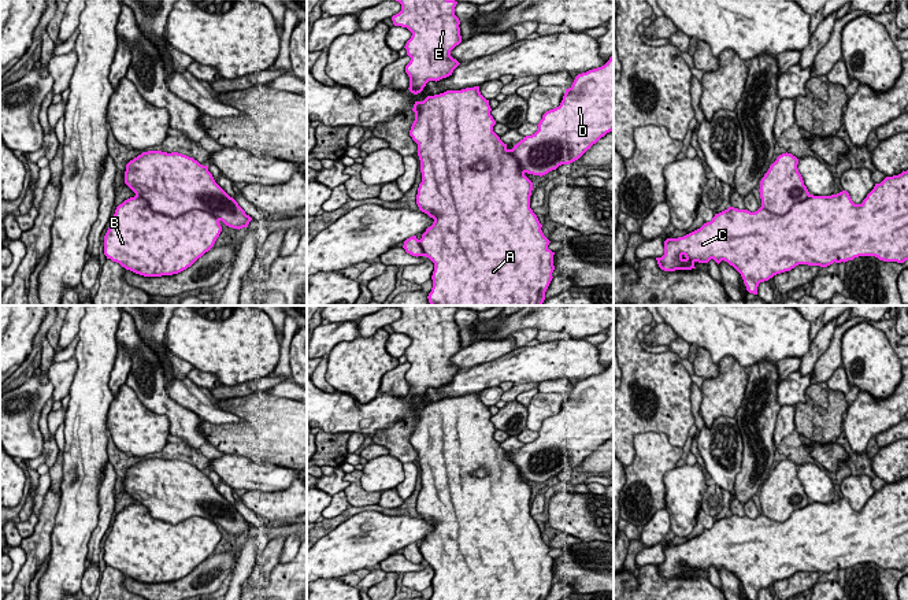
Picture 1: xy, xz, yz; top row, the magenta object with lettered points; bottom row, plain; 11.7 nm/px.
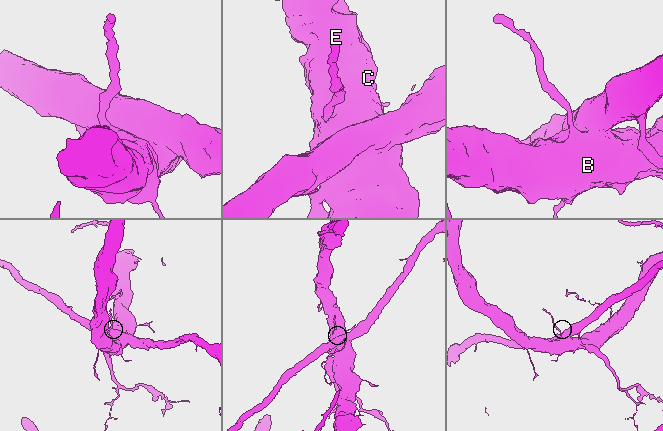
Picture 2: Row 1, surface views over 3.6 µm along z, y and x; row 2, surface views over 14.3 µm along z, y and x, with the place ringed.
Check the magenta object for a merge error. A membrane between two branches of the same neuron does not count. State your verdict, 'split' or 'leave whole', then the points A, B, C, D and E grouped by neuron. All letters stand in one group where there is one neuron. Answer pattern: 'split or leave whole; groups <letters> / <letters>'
split; groups A B C E / D

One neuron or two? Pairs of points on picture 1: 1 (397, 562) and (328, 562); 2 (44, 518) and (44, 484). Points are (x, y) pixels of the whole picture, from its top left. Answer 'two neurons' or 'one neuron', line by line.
1: two neurons
2: two neurons

